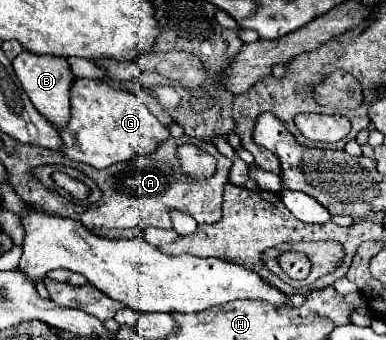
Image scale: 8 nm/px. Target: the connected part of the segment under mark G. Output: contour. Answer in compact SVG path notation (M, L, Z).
M76 78L70 94L70 124L60 132L64 140L64 156L94 168L108 168L134 156L150 154L158 144L170 138L168 128L132 94L110 88L104 82Z

